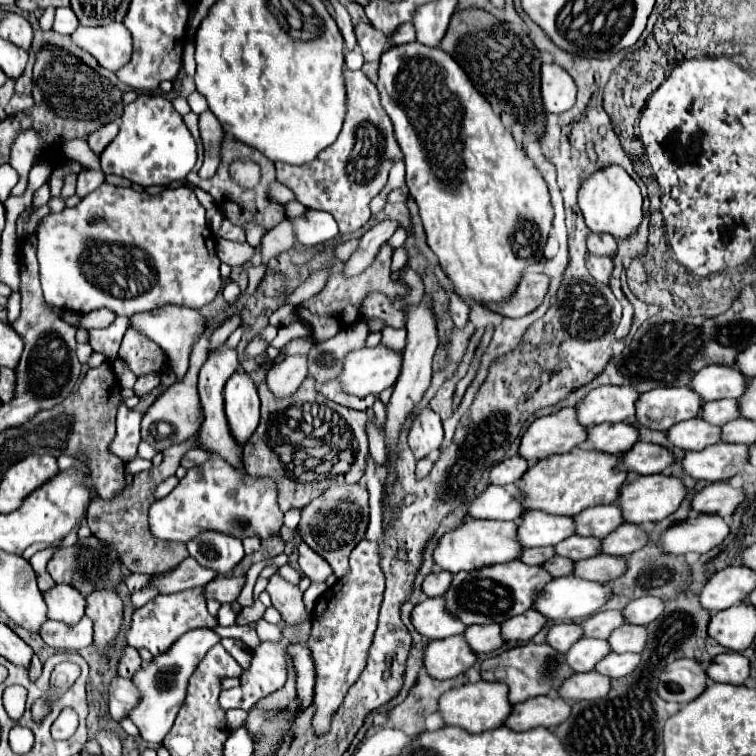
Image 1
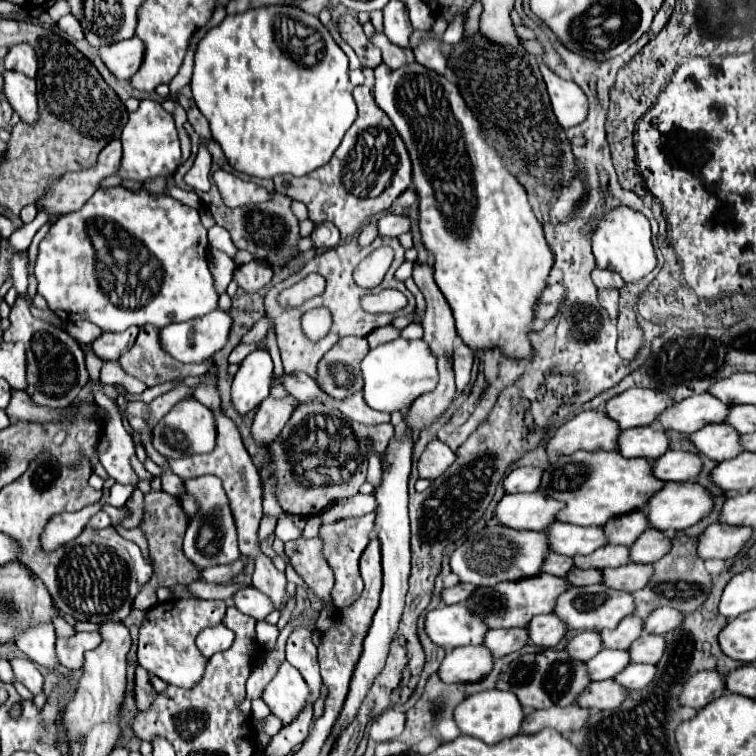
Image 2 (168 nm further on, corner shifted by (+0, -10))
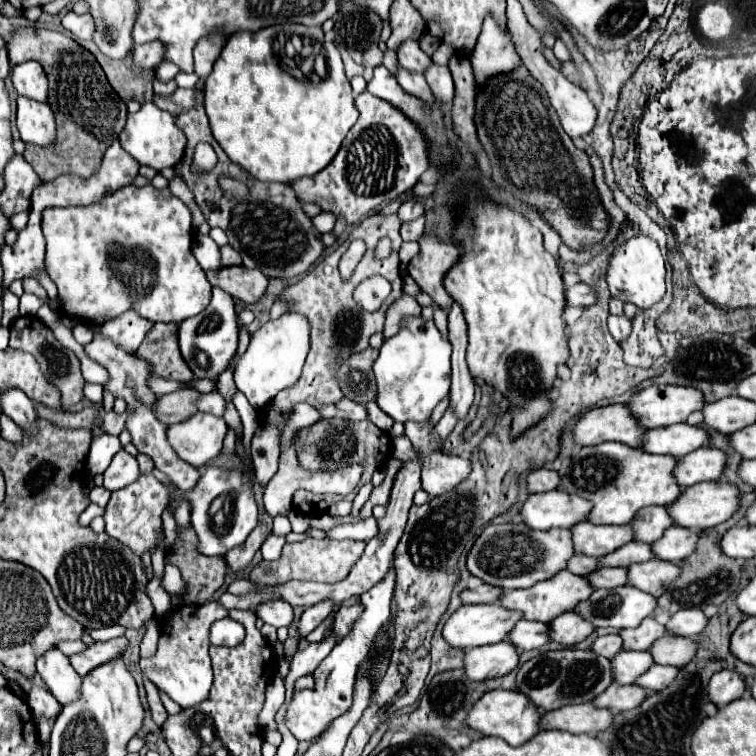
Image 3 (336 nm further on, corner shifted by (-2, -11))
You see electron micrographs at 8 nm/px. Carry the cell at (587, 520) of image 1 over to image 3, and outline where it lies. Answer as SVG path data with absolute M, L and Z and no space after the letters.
M647 507L635 515L635 519L629 523L631 529L635 529L635 539L641 543L653 543L657 541L667 527L671 527L673 521L667 515L665 507Z

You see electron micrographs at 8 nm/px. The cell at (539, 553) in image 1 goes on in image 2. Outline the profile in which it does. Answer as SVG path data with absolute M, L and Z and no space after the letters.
M551 552L551 554L549 554L549 558L545 560L543 572L553 574L553 576L565 576L571 568L573 568L573 558L569 558L569 556L561 556L561 554Z

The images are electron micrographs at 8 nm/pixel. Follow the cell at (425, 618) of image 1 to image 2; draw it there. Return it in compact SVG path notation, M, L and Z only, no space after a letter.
M465 604L443 606L427 612L425 628L429 638L445 650L469 644L483 644L489 630L487 624L477 618L477 614L473 614Z

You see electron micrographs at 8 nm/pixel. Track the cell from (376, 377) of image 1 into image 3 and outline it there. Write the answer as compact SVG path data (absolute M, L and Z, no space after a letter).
M423 317L405 319L403 329L383 343L379 357L373 363L373 373L377 379L377 399L375 399L377 405L399 423L429 419L435 405L449 393L449 385L451 385L451 361L449 359L451 359L451 343L441 337L433 321L423 321Z

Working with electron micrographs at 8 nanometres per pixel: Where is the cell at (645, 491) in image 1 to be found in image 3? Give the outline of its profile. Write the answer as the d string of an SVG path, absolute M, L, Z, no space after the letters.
M725 481L697 483L681 491L675 503L667 505L667 513L675 525L687 529L707 529L727 521L739 509L739 491Z

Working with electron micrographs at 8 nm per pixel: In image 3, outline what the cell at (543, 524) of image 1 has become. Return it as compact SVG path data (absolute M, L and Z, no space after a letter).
M587 521L571 527L571 541L575 553L601 557L607 555L633 539L629 525L593 525Z

